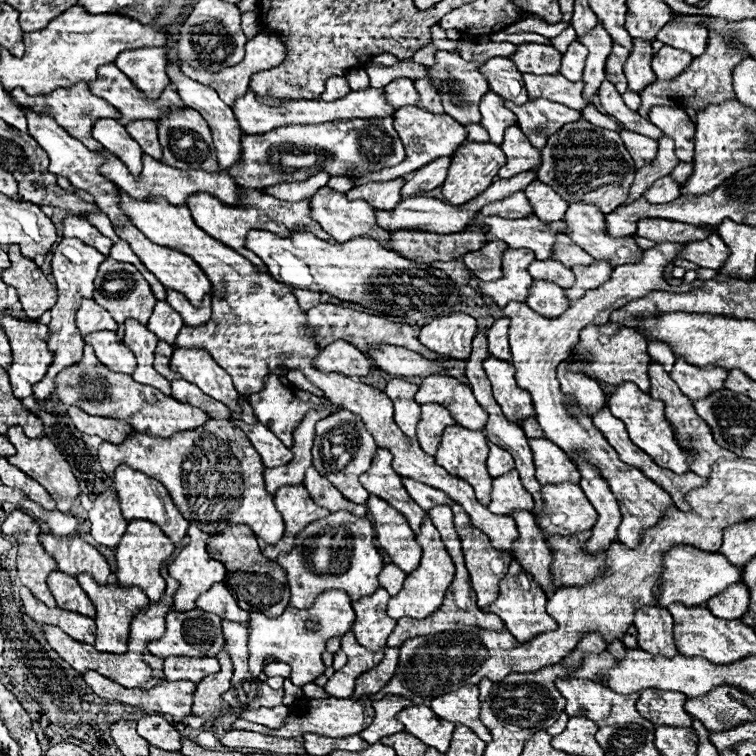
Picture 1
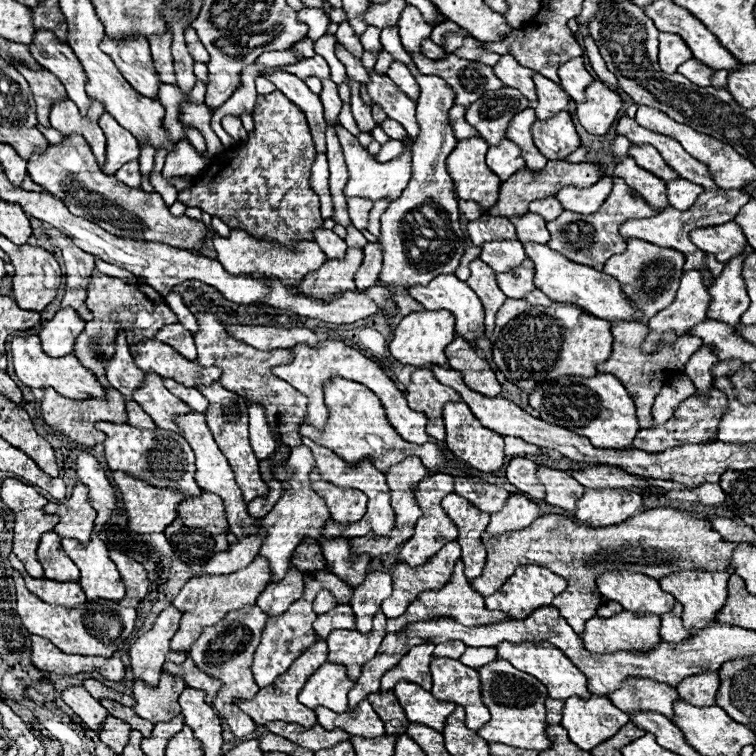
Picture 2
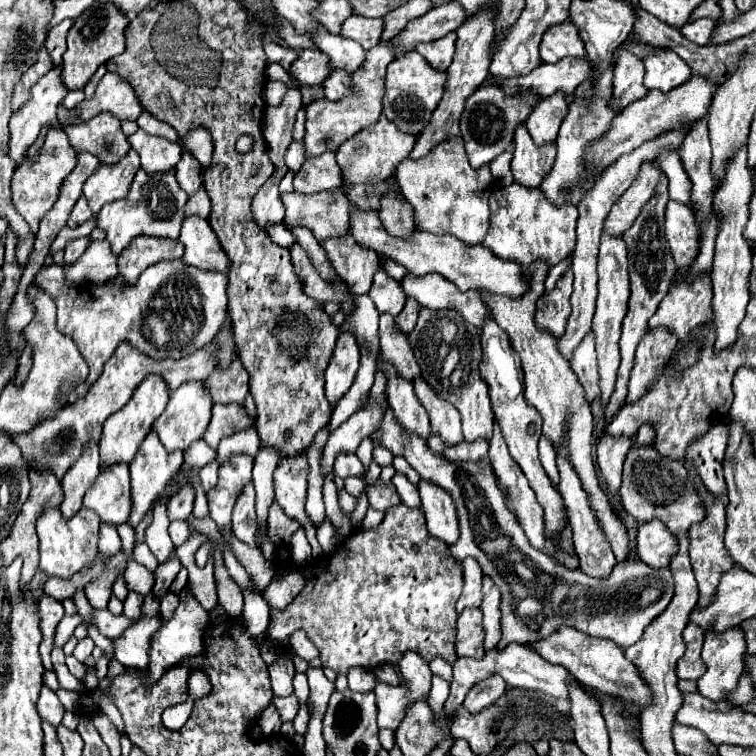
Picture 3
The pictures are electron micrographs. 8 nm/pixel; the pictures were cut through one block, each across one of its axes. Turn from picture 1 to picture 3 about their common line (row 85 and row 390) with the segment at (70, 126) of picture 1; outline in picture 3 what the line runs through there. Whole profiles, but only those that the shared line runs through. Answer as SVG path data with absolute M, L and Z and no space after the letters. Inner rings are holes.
M162 260L144 270L134 286L126 286L122 276L102 286L86 286L86 290L70 290L66 286L62 266L50 264L40 276L36 286L44 288L56 304L58 330L66 332L86 364L90 366L90 376L84 384L76 386L68 402L88 392L88 386L96 382L102 374L104 362L110 358L118 342L128 340L142 354L154 360L184 358L212 342L218 328L226 322L226 274L206 272L184 264L182 260ZM146 330L152 332L154 346L146 346Z

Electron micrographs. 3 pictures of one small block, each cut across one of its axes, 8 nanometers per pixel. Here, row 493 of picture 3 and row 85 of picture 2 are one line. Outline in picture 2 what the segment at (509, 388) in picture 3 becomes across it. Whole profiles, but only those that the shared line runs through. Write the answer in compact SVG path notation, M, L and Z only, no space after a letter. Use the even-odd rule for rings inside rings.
M534 74L532 80L536 86L536 94L538 94L538 106L536 106L538 120L546 120L546 118L566 110L570 96L556 82L544 78L542 74Z

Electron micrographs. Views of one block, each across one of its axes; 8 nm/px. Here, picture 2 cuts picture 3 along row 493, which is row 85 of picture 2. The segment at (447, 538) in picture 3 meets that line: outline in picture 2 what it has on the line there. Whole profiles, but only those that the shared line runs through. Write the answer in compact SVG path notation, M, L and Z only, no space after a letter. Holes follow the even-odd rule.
M386 28L380 34L384 50L398 62L404 62L414 74L420 88L416 118L420 134L412 140L412 178L400 198L392 200L382 214L380 242L384 248L384 266L380 272L382 286L414 286L426 284L438 274L452 274L464 254L464 234L458 222L458 200L454 196L452 180L446 172L446 158L454 150L454 134L450 134L448 110L454 106L454 92L434 75L420 74L410 54L400 44L398 28ZM434 234L440 234L436 238ZM406 242L406 250L404 250Z

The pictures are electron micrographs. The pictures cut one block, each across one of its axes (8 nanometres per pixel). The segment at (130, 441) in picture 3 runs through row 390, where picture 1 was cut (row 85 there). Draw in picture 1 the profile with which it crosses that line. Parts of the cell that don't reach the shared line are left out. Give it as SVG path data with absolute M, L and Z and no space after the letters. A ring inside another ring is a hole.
M138 48L124 50L114 64L134 82L138 90L150 100L156 100L170 84L166 76L166 48Z

